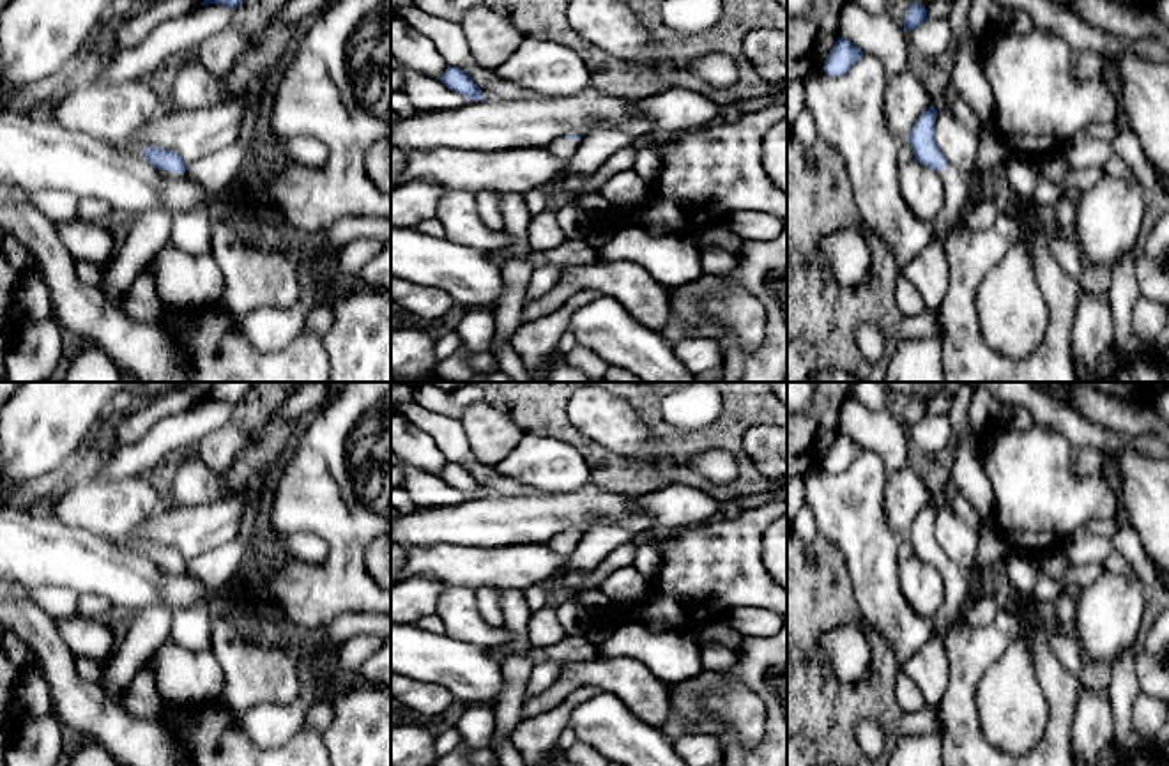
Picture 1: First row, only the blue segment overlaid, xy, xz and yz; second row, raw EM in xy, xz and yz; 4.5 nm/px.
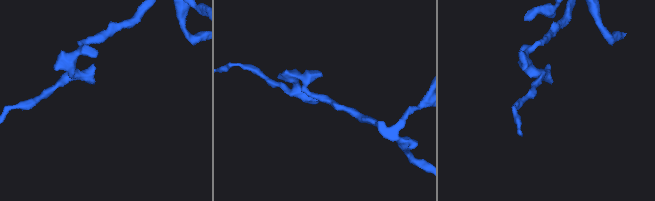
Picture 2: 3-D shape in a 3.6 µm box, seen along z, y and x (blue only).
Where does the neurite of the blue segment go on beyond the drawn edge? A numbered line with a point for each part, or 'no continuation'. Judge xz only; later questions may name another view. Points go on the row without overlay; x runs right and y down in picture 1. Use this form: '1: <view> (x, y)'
1: xz (565, 543)

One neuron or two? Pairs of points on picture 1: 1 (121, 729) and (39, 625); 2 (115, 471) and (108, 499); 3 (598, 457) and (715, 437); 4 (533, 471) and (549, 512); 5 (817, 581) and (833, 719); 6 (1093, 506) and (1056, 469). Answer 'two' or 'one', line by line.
1: one
2: two
3: one
4: two
5: one
6: one

